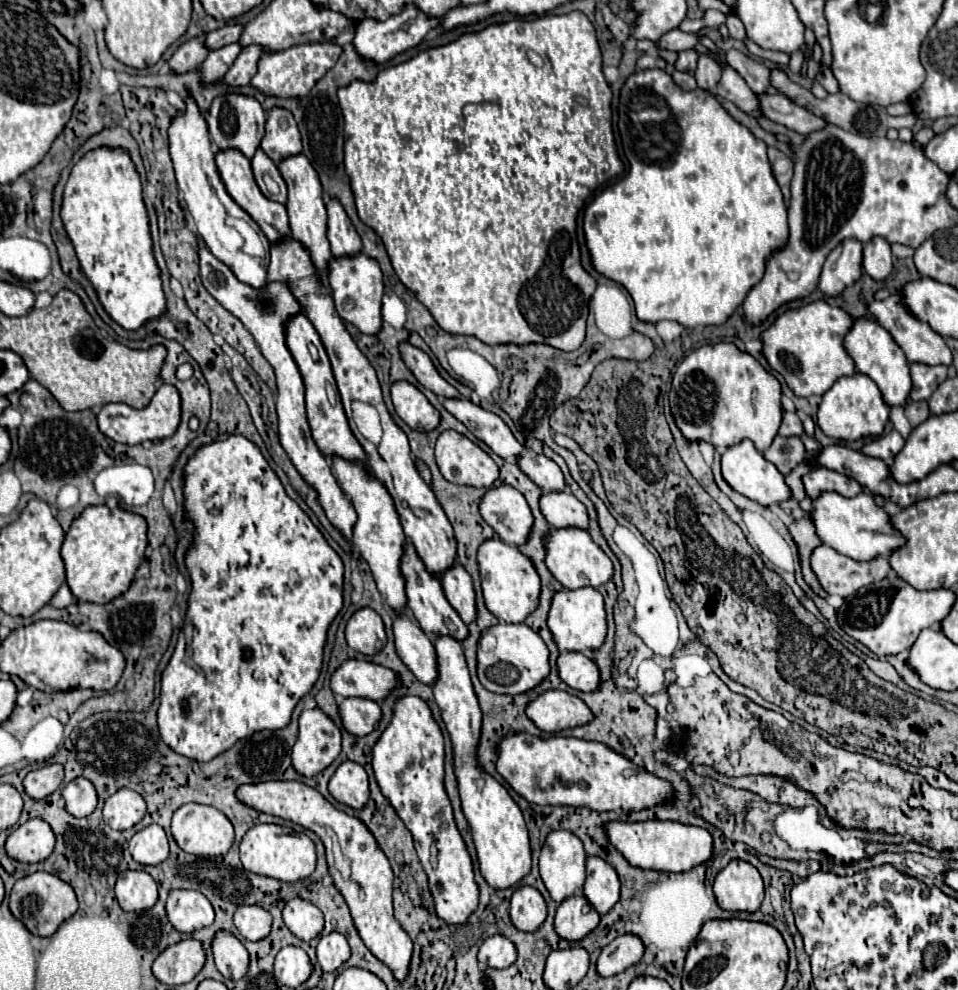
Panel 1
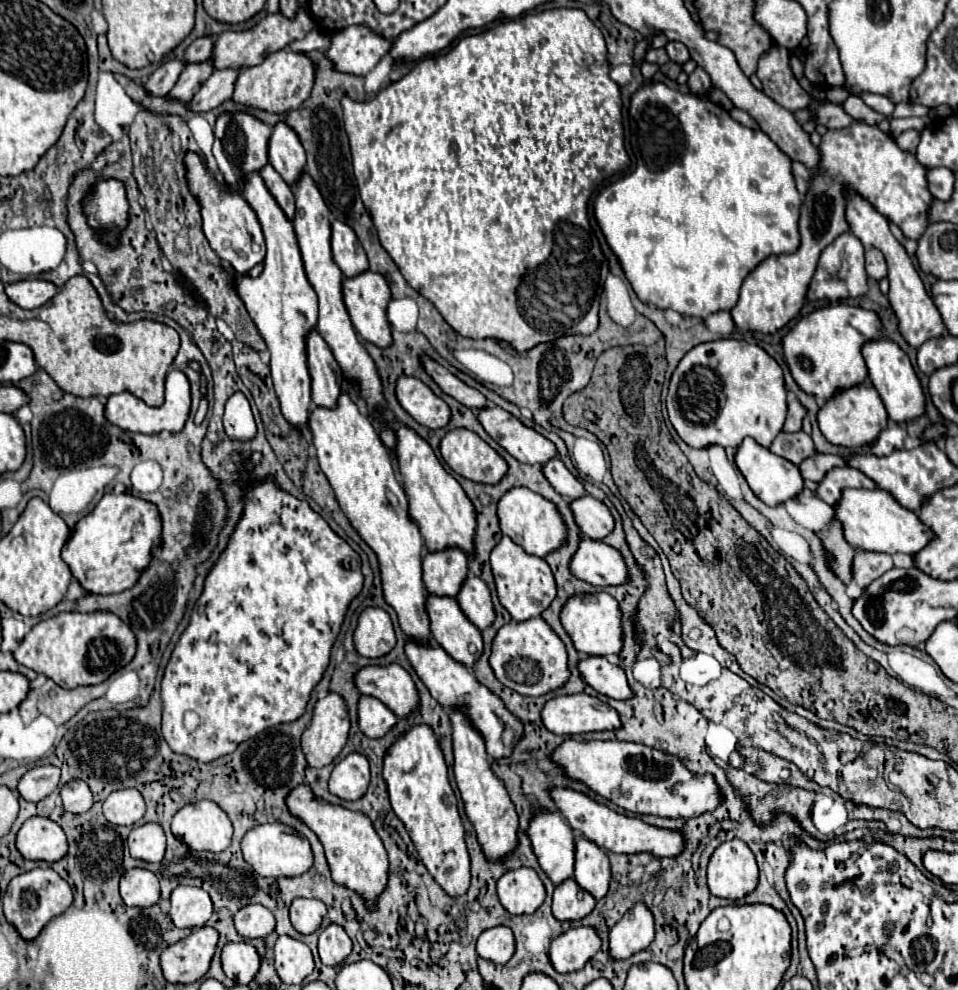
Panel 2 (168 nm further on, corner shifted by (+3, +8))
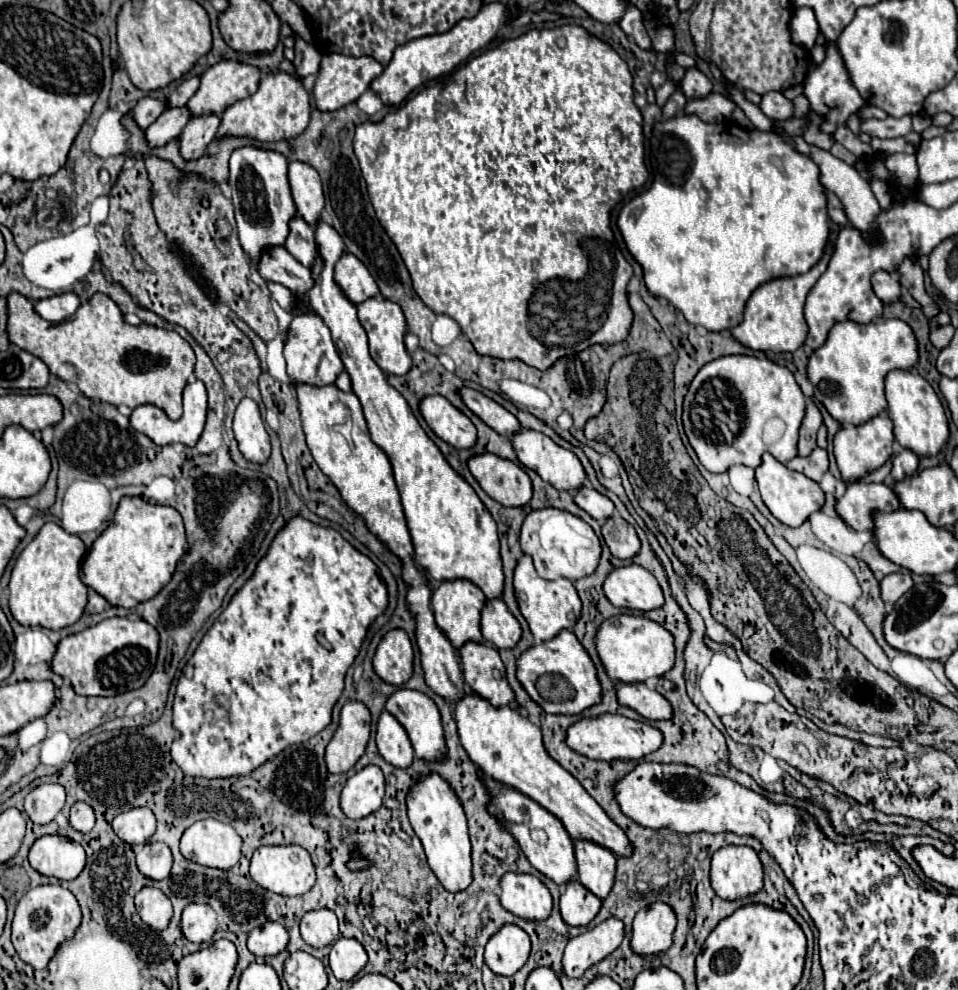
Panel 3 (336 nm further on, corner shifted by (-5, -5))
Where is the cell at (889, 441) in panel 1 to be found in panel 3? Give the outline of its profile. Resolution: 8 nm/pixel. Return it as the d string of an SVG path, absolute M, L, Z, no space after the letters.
M904 448L900 454L896 454L892 458L892 472L890 474L894 480L902 480L902 478L914 474L916 468L918 468L918 456L912 450Z

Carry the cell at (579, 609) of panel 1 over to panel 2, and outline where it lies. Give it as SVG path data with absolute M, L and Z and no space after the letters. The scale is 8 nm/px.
M586 593L568 599L560 613L564 629L570 633L580 657L618 655L622 651L622 611L618 601L608 593Z

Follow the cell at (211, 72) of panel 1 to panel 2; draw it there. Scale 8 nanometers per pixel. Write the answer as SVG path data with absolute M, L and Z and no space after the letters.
M210 61L198 63L198 67L186 67L166 97L188 103L194 97L194 93L200 89L200 85L212 75L212 71L214 71L214 67Z

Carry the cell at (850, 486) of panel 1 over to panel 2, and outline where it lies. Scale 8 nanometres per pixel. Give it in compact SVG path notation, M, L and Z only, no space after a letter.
M836 467L832 469L818 485L816 495L830 503L832 507L836 507L836 503L842 497L842 491L848 487L864 487L864 489L876 489L876 483L866 477L862 471L854 469L854 467Z

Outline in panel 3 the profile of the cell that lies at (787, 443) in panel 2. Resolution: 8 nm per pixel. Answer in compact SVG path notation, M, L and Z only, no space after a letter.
M814 448L814 452L806 458L802 456L796 456L794 460L790 460L786 464L786 468L790 470L796 470L796 472L802 472L804 476L808 476L810 480L820 480L822 474L828 470L828 464L826 464L826 450L824 448Z

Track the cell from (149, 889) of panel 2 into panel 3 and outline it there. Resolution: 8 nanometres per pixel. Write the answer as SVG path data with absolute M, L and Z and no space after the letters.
M144 886L136 896L134 896L136 912L140 914L142 922L148 924L154 930L164 930L172 918L172 904L170 898L154 888L154 886Z

